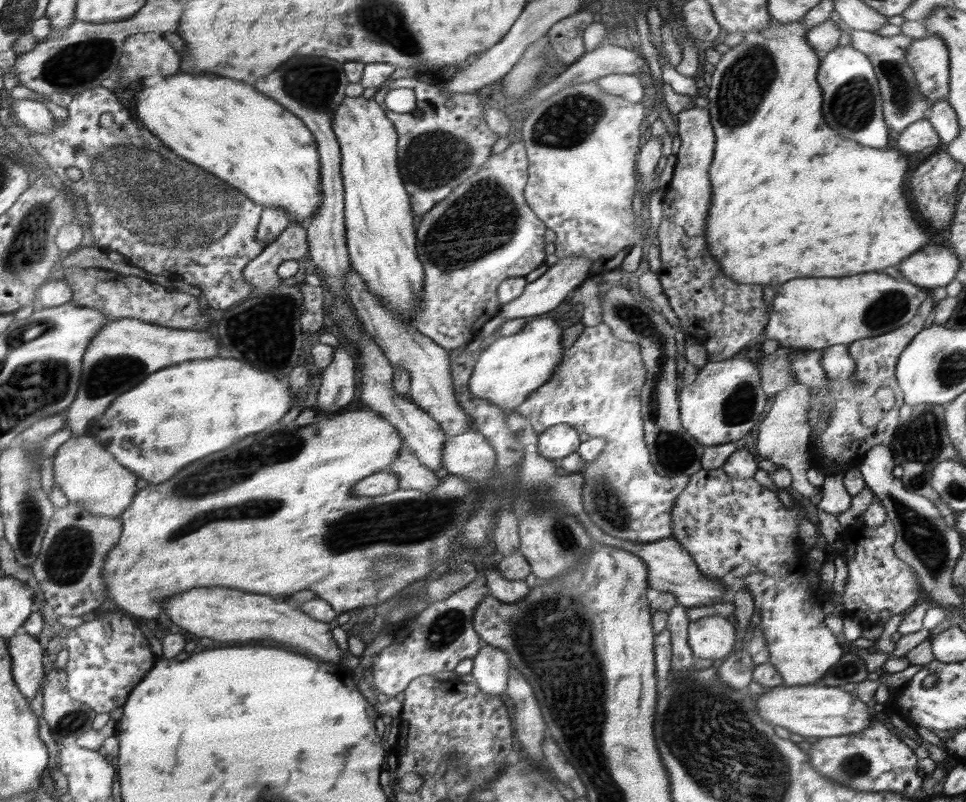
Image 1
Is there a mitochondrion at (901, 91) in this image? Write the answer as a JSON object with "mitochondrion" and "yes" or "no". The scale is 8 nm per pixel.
{"mitochondrion":"yes"}

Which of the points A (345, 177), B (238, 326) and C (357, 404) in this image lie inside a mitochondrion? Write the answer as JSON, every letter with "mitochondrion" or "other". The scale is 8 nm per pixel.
{"A":"other","B":"mitochondrion","C":"other"}

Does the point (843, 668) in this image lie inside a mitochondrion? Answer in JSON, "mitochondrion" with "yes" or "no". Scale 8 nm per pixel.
{"mitochondrion":"yes"}

